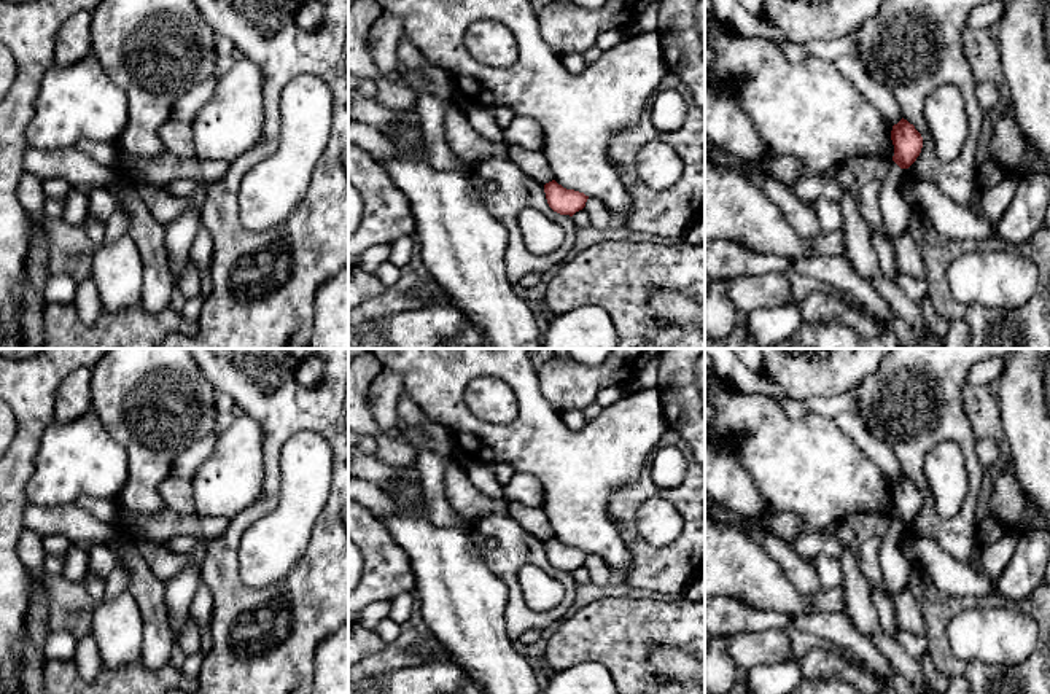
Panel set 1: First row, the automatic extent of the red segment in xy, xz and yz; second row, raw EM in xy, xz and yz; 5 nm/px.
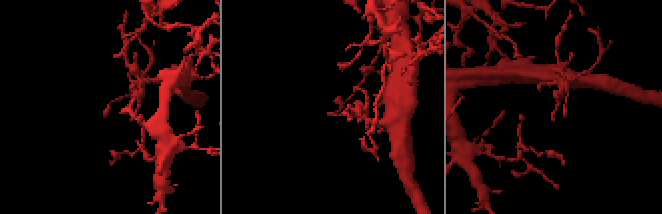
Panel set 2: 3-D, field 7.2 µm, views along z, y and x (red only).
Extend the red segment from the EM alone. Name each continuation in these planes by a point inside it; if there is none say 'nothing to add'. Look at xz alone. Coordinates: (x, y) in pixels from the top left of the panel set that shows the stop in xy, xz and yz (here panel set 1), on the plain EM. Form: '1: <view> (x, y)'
nothing to add

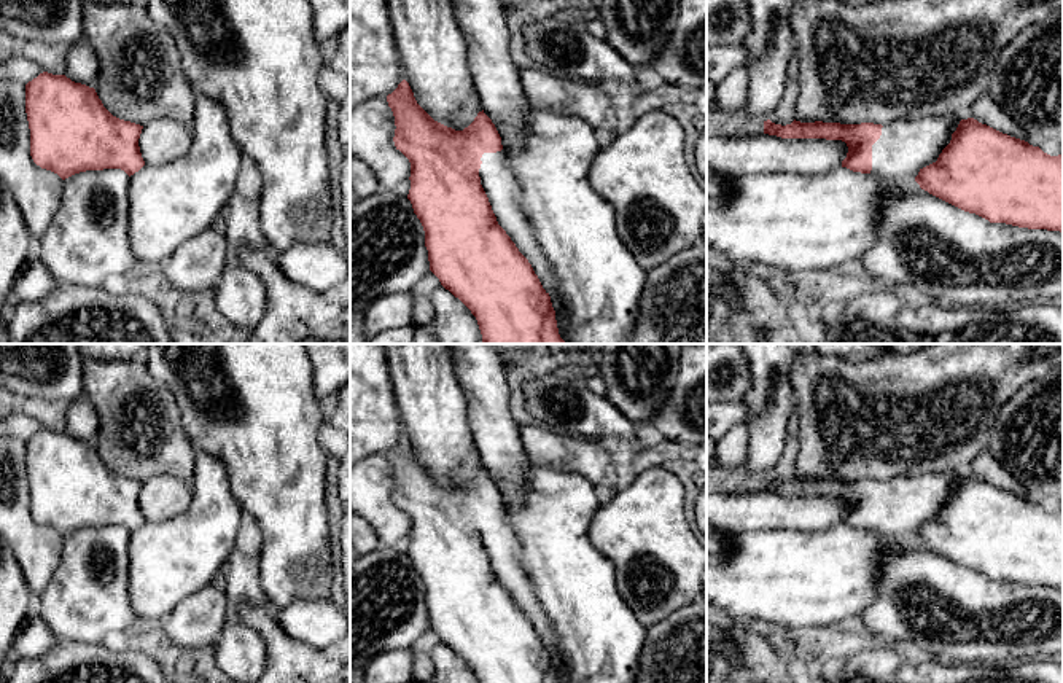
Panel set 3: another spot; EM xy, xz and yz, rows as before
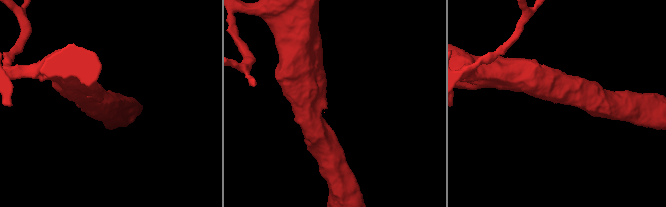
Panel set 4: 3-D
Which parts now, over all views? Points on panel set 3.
1: xz (500, 542)

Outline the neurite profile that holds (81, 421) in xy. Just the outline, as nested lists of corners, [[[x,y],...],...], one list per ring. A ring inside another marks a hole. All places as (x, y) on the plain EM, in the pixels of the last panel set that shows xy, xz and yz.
[[[86,396],[68,403],[64,431],[75,439],[95,444],[99,433],[99,414]]]

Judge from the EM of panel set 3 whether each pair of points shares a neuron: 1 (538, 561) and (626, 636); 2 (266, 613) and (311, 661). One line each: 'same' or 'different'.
1: same
2: same

